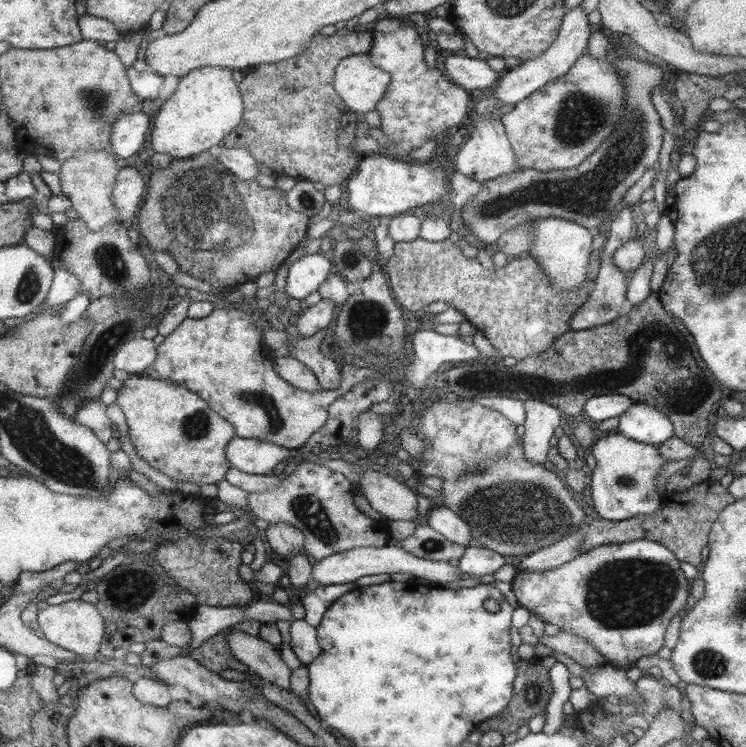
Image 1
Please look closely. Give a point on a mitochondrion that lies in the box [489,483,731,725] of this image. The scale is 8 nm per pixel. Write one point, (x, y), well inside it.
(626, 592)

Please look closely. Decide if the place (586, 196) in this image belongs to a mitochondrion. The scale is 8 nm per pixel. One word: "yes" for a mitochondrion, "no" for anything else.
yes

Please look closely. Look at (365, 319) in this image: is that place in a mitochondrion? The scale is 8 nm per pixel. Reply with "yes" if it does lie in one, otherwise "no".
yes

